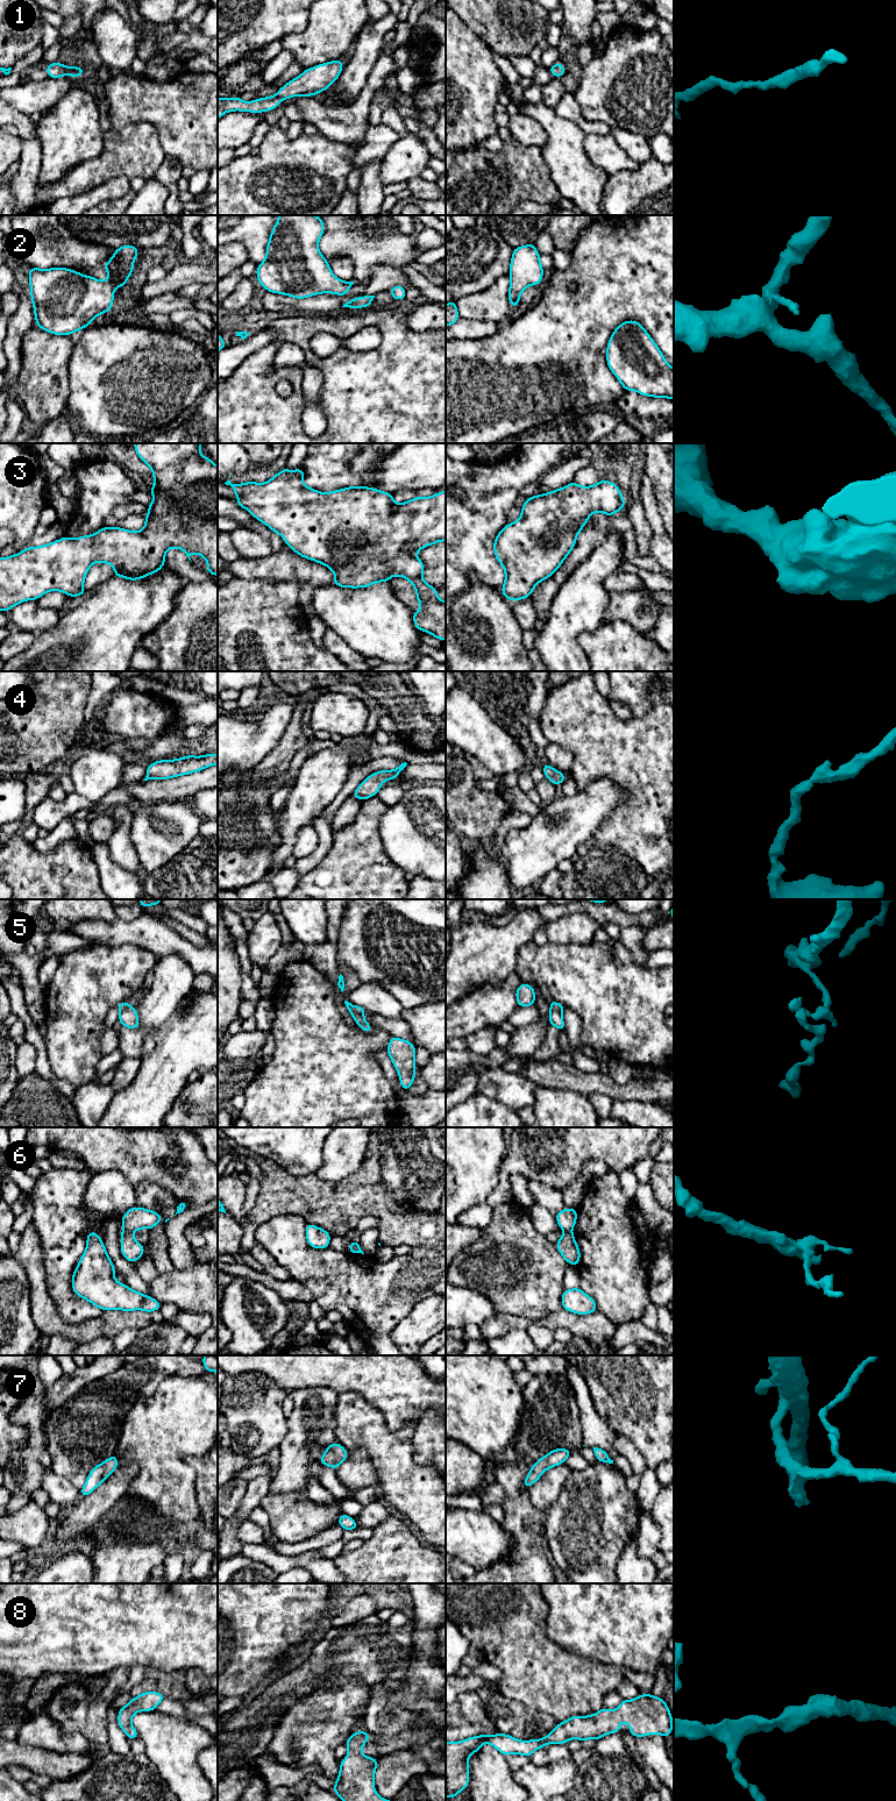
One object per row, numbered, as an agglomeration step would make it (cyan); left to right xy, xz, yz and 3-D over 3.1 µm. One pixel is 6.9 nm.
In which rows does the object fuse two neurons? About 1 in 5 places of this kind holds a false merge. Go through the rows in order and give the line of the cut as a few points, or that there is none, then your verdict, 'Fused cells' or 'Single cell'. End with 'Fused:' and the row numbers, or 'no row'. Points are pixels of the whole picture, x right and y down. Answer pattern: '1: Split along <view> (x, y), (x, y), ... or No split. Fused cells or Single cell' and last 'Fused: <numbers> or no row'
1: No split. Single cell
2: No split. Single cell
3: No split. Single cell
4: No split. Single cell
5: Split along xz (350, 1004), (354, 1011), (362, 1015). Fused cells
6: Split along xy (122, 1230), (132, 1231). Fused cells
7: No split. Single cell
8: No split. Single cell
Fused: 5, 6

